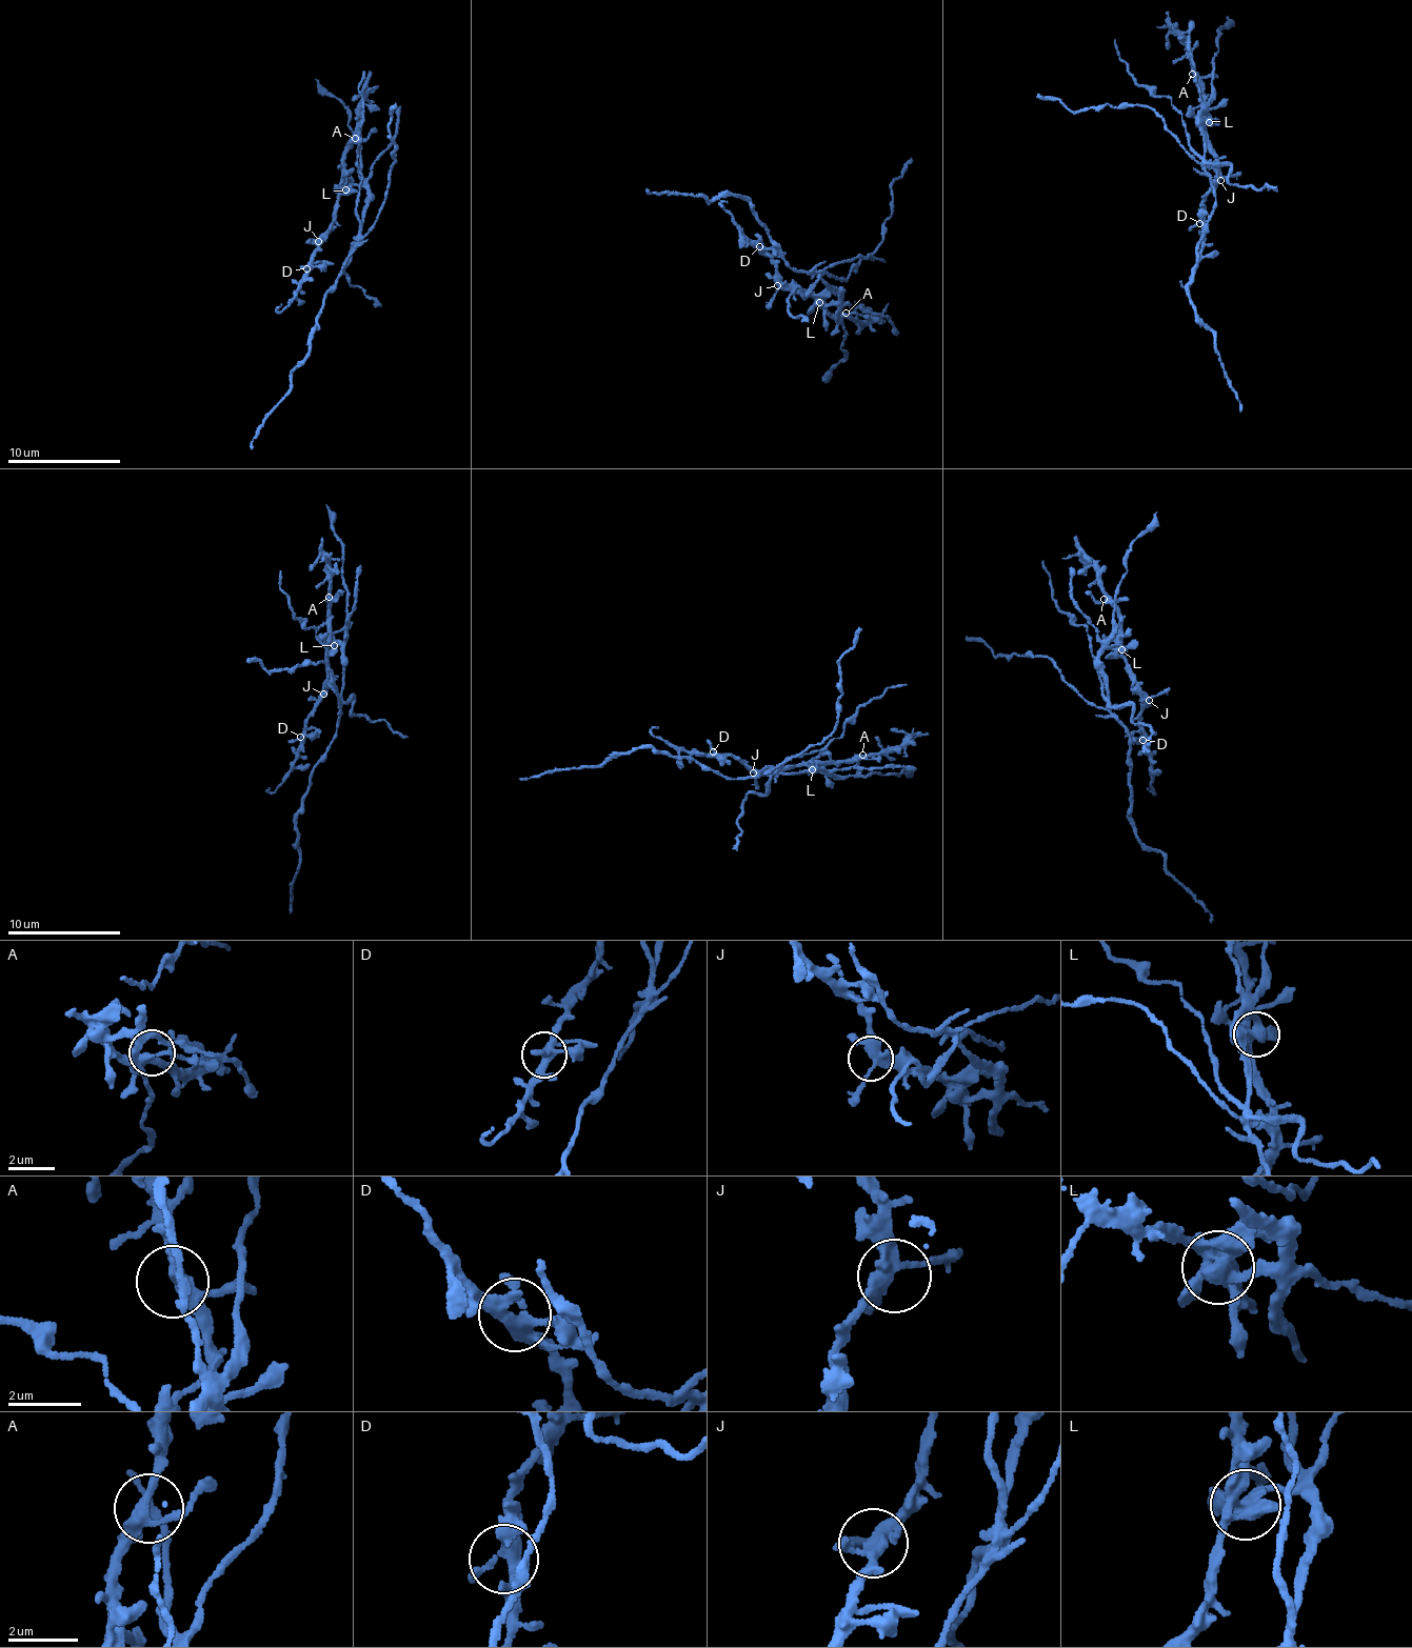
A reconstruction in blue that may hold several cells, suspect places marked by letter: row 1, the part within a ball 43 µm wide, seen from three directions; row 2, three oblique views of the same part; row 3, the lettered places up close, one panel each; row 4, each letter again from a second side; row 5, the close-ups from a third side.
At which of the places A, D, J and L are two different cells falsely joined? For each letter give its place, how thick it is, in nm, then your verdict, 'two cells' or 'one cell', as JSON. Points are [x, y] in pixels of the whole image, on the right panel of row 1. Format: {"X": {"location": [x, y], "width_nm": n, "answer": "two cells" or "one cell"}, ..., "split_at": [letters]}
{"A": {"location": [1192, 74], "width_nm": 280, "answer": "one cell"}, "D": {"location": [1199, 223], "width_nm": 300, "answer": "one cell"}, "J": {"location": [1220, 180], "width_nm": 320, "answer": "one cell"}, "L": {"location": [1209, 122], "width_nm": 400, "answer": "two cells"}, "split_at": ["L"]}

